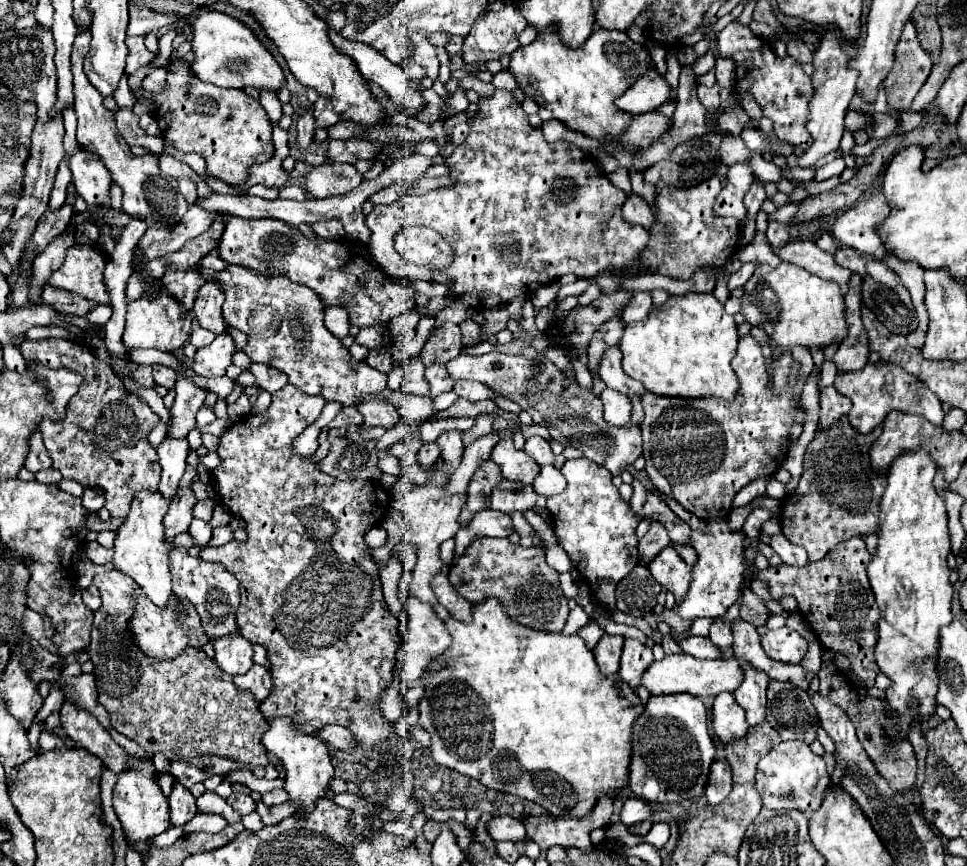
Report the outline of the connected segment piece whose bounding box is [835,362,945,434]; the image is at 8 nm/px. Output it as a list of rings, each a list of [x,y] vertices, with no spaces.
[[[885,362],[883,364],[867,364],[859,372],[839,374],[835,380],[835,388],[839,394],[847,396],[853,402],[853,408],[849,412],[849,422],[855,430],[859,430],[859,434],[869,434],[871,430],[875,430],[875,426],[883,424],[885,416],[891,410],[921,414],[933,426],[941,426],[943,418],[945,418],[941,400],[931,390],[927,390],[927,386],[923,382],[919,382],[919,378],[907,374],[903,368],[899,368],[895,364],[885,364]]]

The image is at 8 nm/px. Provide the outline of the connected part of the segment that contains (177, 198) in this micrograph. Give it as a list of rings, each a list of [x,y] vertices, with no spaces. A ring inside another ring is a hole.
[[[83,32],[73,42],[71,52],[71,72],[73,72],[73,90],[75,90],[75,114],[77,114],[77,142],[83,150],[99,156],[99,160],[107,166],[111,178],[115,184],[123,188],[123,210],[131,214],[133,218],[145,220],[145,222],[163,222],[167,228],[173,228],[183,214],[187,212],[189,204],[185,202],[183,194],[179,192],[177,180],[171,176],[161,176],[157,156],[145,154],[145,156],[133,156],[127,142],[117,132],[113,112],[109,112],[103,106],[103,96],[91,86],[83,72],[83,60],[89,50],[91,34]]]

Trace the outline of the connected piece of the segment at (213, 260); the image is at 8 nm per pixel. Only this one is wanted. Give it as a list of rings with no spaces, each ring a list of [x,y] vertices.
[[[211,252],[211,254],[207,254],[203,260],[201,260],[201,264],[203,264],[203,268],[207,268],[207,270],[213,270],[213,272],[221,272],[221,270],[227,270],[227,264],[219,258],[219,254],[217,252]]]

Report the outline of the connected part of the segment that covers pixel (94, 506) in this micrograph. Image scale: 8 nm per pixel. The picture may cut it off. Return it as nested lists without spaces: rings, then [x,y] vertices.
[[[85,488],[85,494],[81,500],[83,500],[83,506],[87,508],[87,512],[97,512],[99,508],[105,506],[105,498],[99,488]]]

